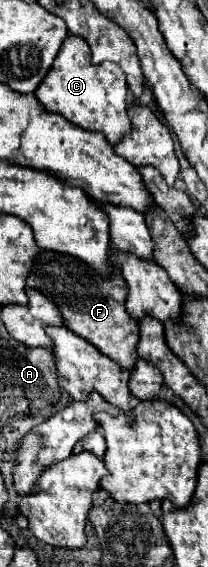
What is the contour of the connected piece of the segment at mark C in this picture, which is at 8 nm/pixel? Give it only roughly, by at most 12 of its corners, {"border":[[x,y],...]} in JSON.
{"border":[[64,39],[36,89],[46,109],[112,145],[130,129],[116,63]]}

